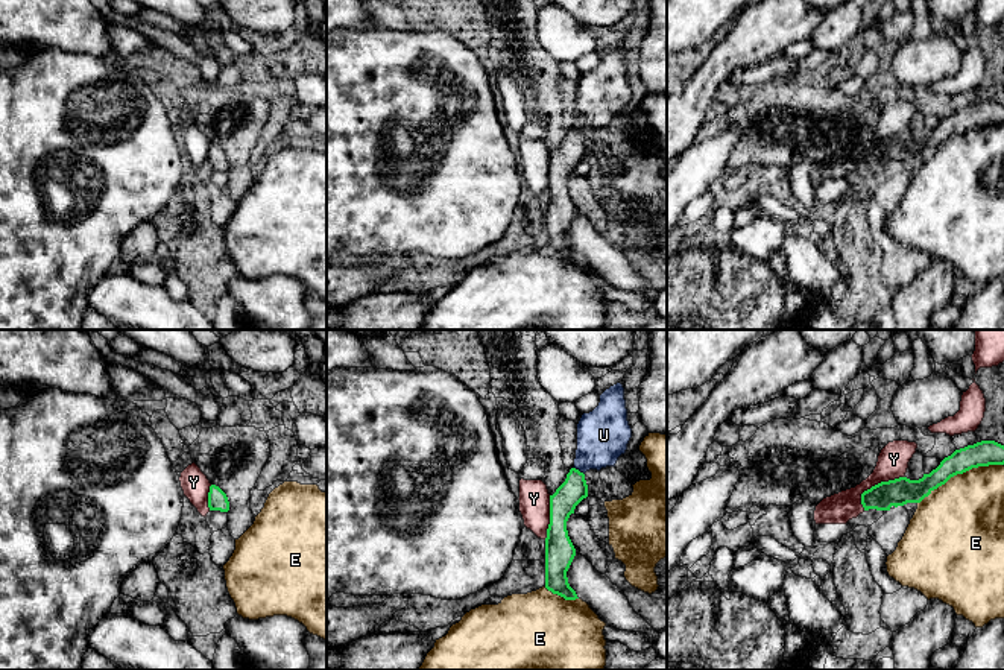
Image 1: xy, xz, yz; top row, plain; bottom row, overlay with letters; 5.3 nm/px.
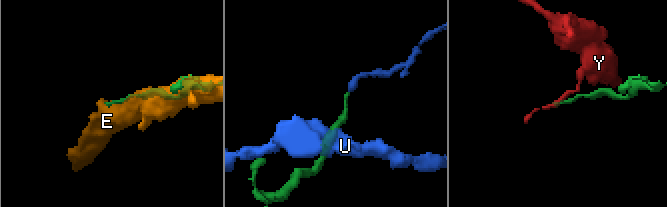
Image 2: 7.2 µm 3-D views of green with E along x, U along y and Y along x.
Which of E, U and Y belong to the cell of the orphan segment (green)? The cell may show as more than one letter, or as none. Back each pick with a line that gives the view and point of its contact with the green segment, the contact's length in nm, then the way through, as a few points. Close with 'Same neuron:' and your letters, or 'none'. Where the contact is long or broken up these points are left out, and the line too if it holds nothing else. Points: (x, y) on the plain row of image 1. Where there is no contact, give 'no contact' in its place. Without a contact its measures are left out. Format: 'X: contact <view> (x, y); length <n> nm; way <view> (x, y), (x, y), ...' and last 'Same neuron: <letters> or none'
U: contact xz (577, 129); length 80 nm; way xz (562, 163), (574, 148), (577, 129), (597, 108), (603, 94)
Same neuron: U

